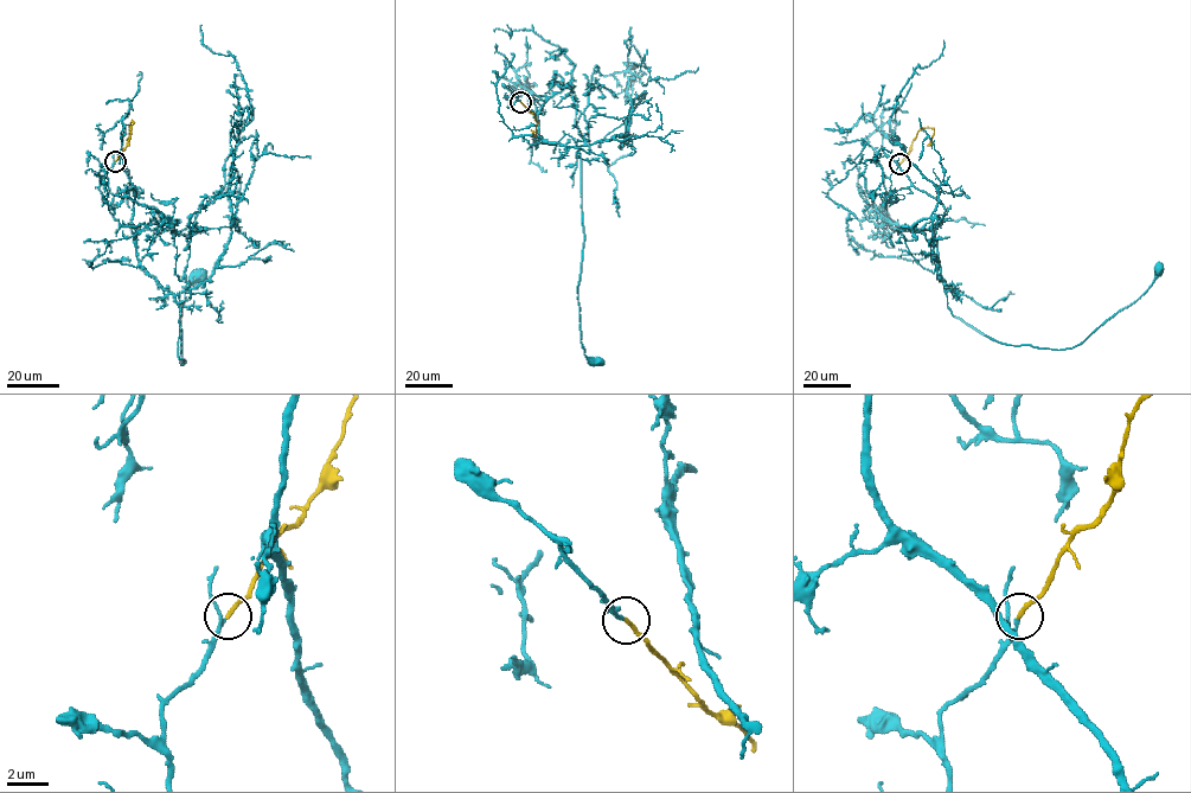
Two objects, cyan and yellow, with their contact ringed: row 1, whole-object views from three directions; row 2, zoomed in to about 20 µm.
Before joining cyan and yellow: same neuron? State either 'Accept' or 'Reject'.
Accept

